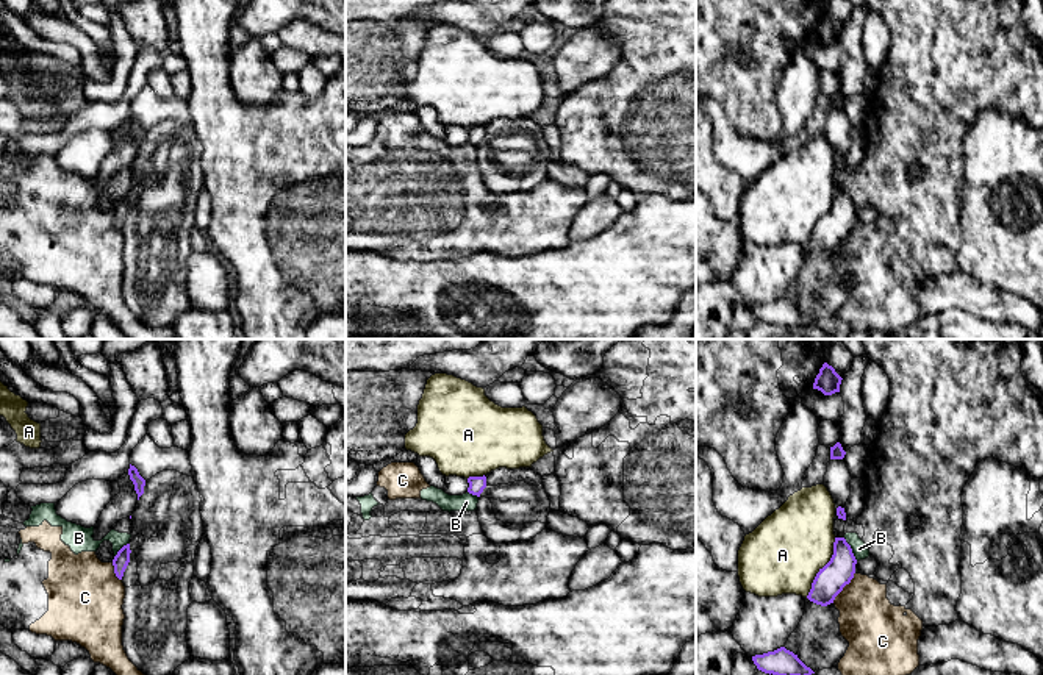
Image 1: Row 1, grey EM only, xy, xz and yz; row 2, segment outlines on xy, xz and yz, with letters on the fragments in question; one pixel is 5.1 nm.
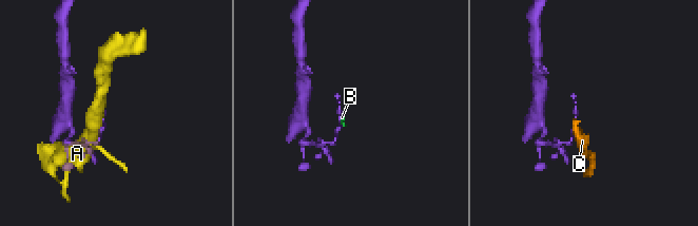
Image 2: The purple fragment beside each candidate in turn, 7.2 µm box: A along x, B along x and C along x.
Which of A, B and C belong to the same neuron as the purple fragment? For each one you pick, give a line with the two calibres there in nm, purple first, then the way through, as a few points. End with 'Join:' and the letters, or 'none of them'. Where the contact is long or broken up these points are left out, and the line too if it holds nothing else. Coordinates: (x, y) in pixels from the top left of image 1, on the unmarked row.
Join: none of them

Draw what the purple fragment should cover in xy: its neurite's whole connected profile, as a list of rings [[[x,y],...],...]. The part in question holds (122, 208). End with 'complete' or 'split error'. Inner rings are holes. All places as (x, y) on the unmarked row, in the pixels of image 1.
[[[127,194],[117,202],[117,205],[113,209],[114,223],[119,230],[122,230],[124,222],[130,212],[130,203],[131,203],[130,194]]] | complete

